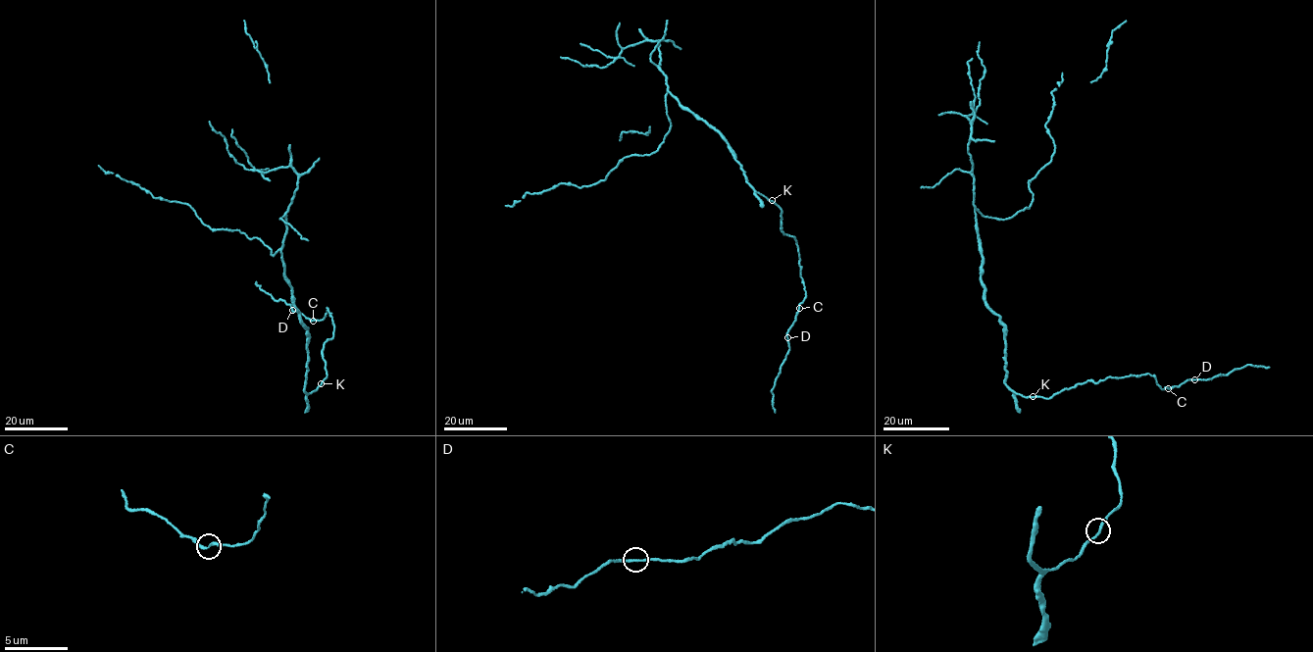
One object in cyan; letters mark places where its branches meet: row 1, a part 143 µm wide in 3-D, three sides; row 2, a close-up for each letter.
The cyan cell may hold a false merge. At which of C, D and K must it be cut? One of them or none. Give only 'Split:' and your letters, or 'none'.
Split: none

